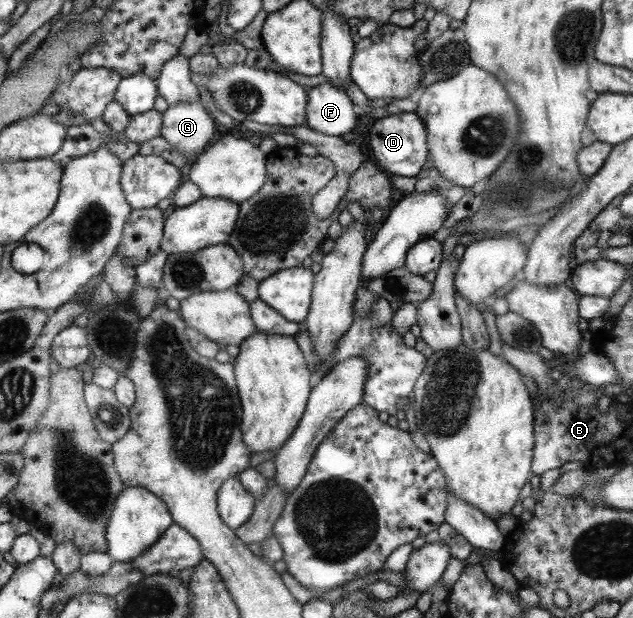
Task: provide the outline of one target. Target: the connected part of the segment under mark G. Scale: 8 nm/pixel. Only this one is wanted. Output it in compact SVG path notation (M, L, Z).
M200 100L180 102L161 112L159 136L168 142L170 148L176 148L186 158L203 152L216 132L214 120L200 103Z

